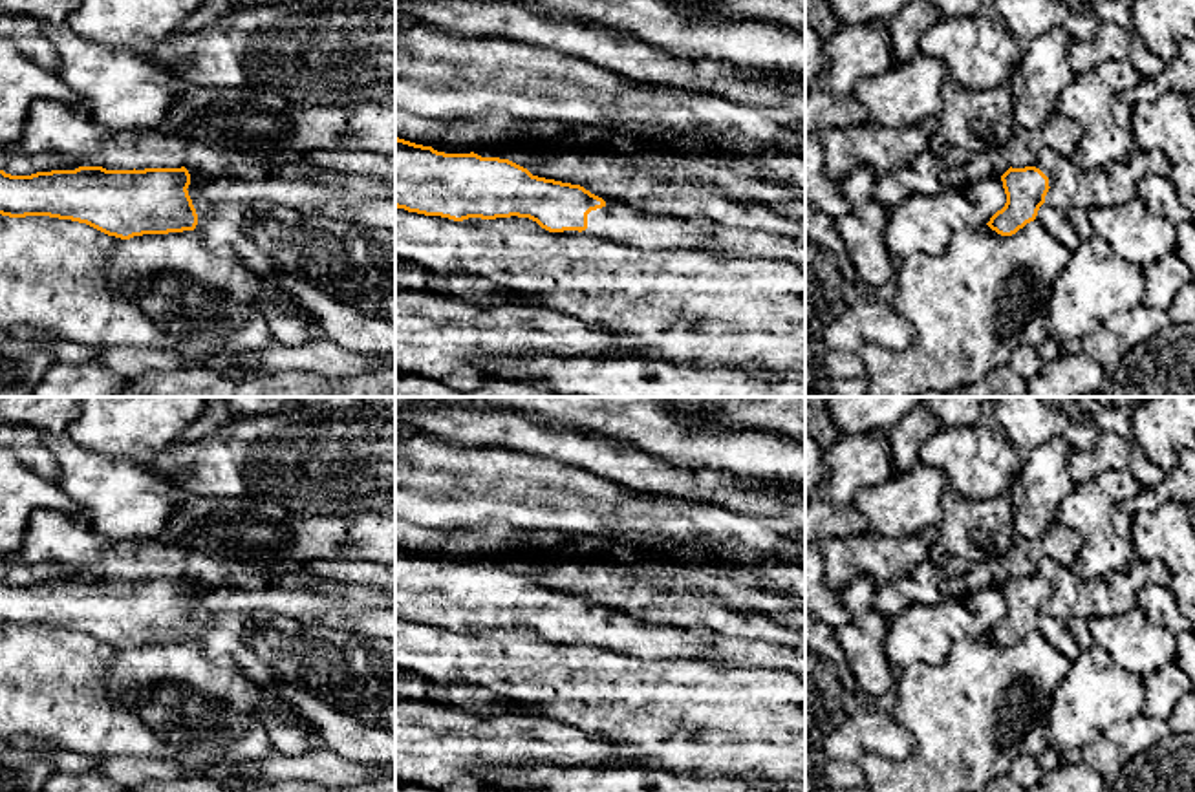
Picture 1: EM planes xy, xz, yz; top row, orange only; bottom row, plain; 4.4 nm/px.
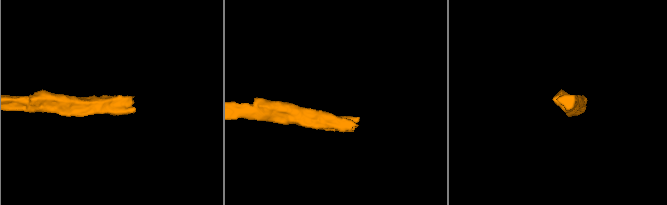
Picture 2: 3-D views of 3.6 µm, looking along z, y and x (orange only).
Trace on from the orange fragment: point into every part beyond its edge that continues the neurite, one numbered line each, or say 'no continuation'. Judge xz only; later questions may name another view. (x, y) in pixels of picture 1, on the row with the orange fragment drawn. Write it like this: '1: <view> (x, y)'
1: xz (619, 222)

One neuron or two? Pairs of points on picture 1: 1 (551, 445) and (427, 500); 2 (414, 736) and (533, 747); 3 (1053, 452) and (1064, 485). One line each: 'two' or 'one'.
1: two
2: one
3: one

